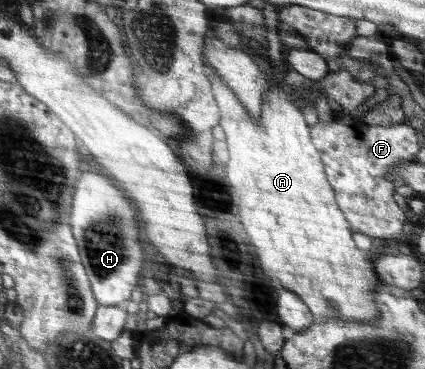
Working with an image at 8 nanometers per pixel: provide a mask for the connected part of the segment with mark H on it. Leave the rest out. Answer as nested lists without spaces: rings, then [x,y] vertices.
[[[84,172],[76,188],[76,206],[72,214],[72,224],[76,238],[80,242],[82,262],[87,267],[92,291],[102,306],[117,306],[132,296],[132,290],[138,286],[140,269],[144,256],[138,244],[140,226],[136,222],[136,210],[130,200],[110,184],[100,172]]]

